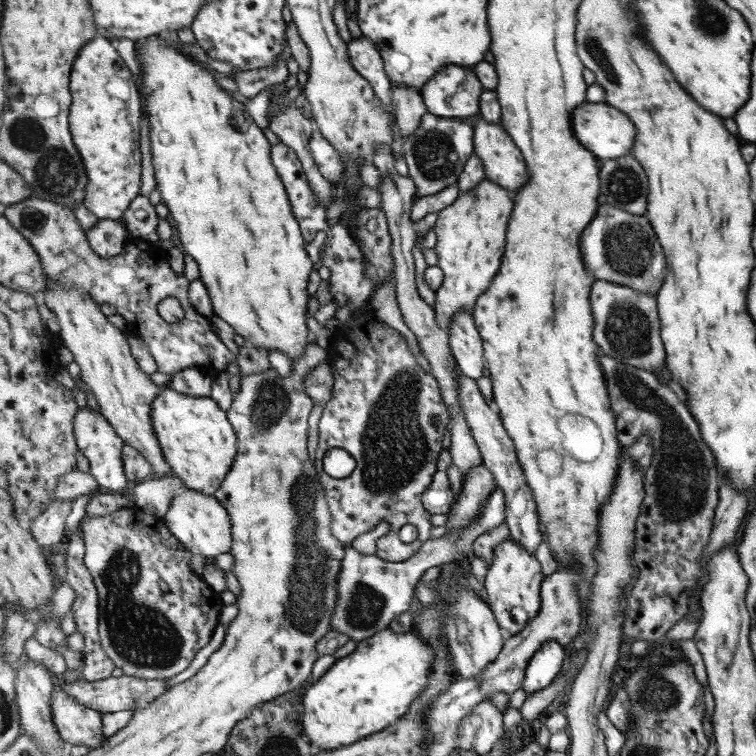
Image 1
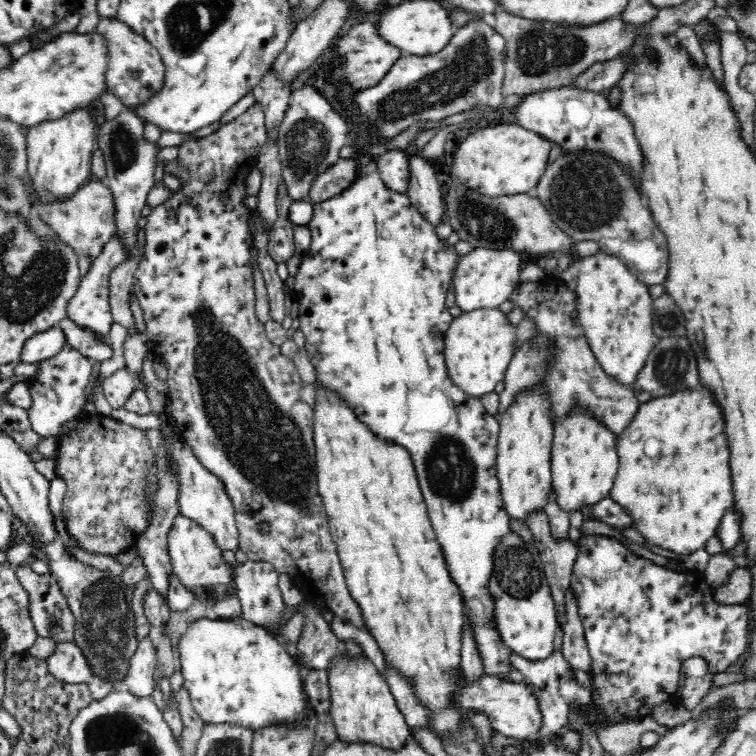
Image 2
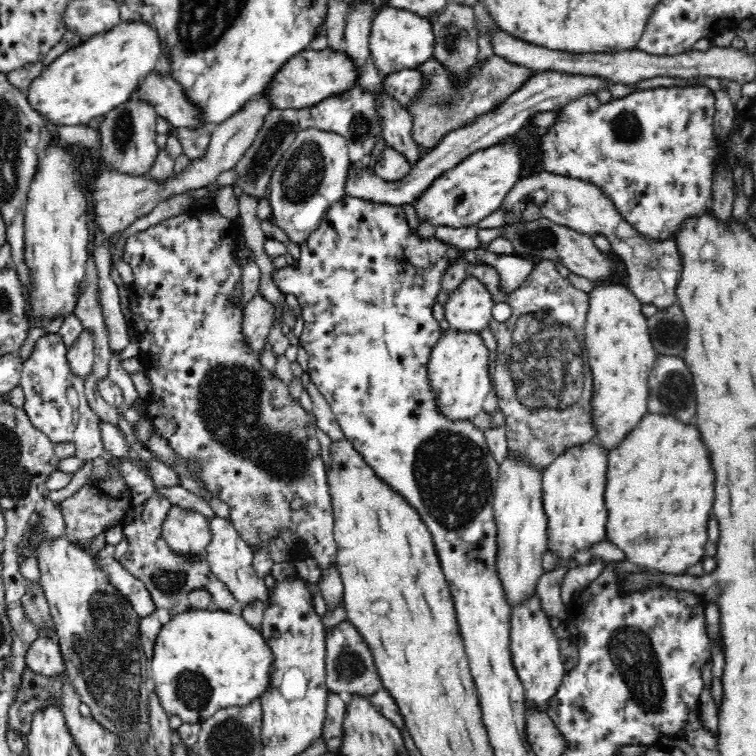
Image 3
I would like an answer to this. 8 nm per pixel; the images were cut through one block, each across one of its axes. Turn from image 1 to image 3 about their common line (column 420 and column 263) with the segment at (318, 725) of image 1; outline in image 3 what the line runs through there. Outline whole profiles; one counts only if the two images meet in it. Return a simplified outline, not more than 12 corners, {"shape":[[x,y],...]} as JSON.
{"shape":[[240,613],[163,621],[150,661],[169,716],[201,724],[270,688]]}

